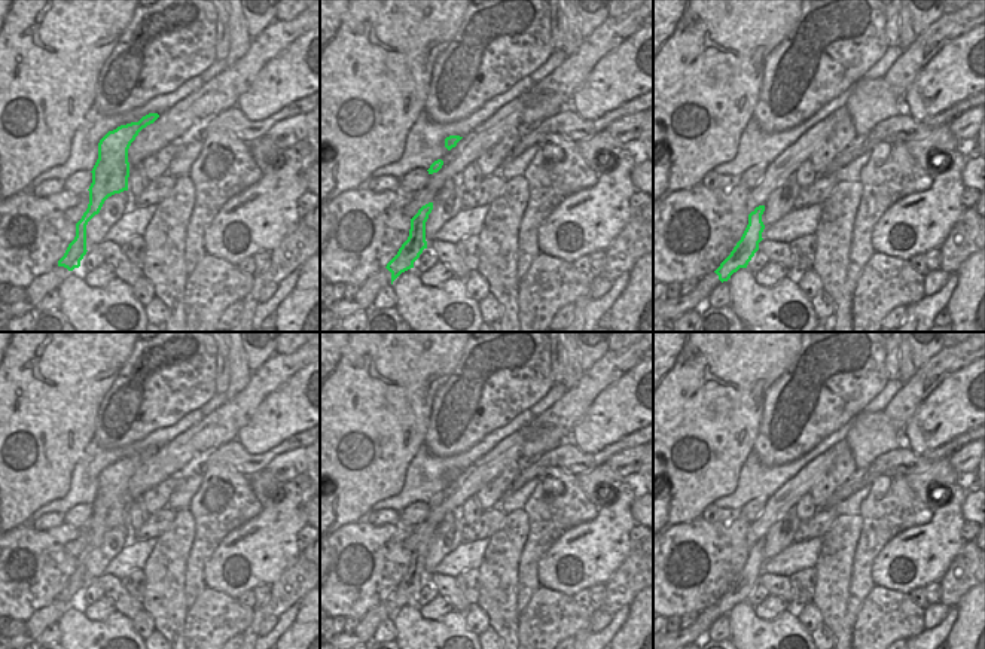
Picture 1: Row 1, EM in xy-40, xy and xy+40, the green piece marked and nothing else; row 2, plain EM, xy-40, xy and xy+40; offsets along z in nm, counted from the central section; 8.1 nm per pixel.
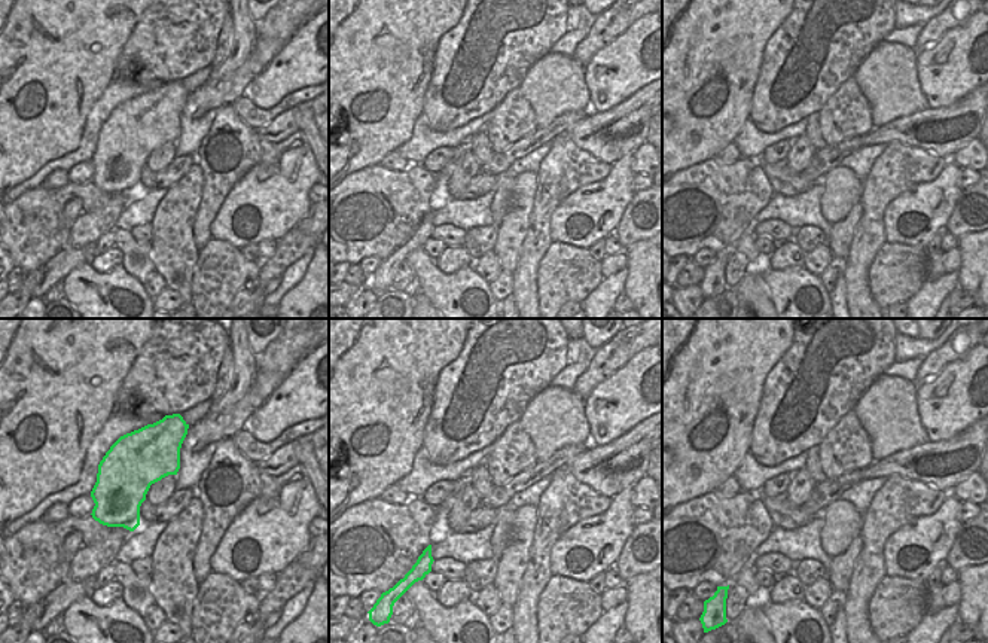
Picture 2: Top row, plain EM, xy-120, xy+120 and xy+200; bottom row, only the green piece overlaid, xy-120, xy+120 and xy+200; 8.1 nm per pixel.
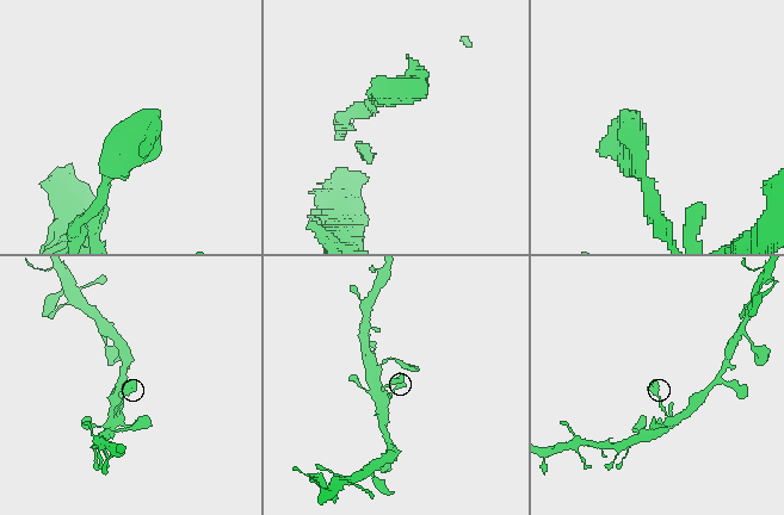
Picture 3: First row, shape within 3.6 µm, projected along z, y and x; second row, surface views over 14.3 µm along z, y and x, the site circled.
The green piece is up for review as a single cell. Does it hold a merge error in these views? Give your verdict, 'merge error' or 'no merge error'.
no merge error

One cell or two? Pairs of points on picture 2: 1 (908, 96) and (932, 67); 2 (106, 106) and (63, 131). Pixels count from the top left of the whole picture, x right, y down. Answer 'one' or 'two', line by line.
1: two
2: two

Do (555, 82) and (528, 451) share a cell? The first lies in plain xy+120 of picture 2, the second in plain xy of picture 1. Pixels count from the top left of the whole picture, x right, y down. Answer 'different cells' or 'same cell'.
same cell

